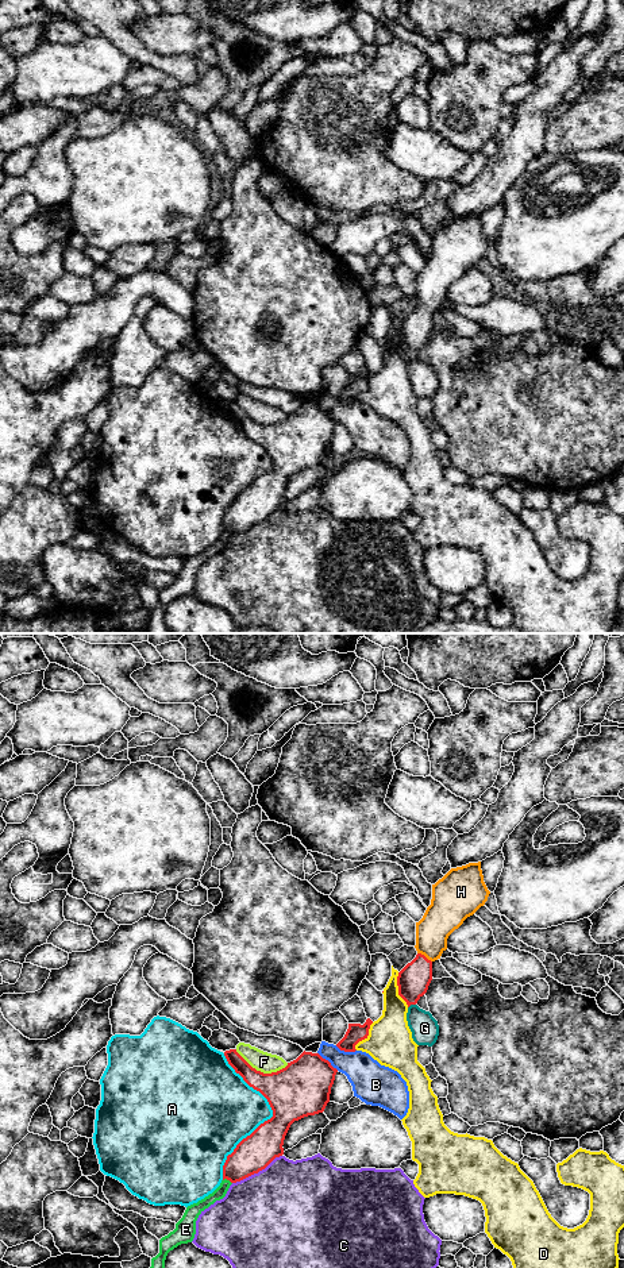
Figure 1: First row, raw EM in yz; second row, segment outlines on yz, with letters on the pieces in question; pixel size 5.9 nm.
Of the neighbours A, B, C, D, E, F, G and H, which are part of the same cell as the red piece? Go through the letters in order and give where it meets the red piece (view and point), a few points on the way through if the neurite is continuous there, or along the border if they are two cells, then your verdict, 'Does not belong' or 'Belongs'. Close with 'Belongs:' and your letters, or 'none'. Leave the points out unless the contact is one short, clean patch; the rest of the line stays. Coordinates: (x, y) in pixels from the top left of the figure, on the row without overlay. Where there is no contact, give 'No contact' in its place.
A: Touches red at yz (270, 470). Does not belong
B: Touches red at yz (328, 413). Does not belong
C: Touches red at yz (257, 524). Does not belong
D: Touches red at yz (399, 342). Does not belong
E: Touches red at yz (227, 531). Does not belong
F: Touches red at yz (262, 424). Does not belong
G: Touches red at yz (411, 355). Boundary: yz (415, 355), (408, 359). Does not belong
H: Touches red at yz (423, 307). Path across: yz (413, 331), (422, 318), (423, 307), (440, 270). Belongs
Belongs: H

